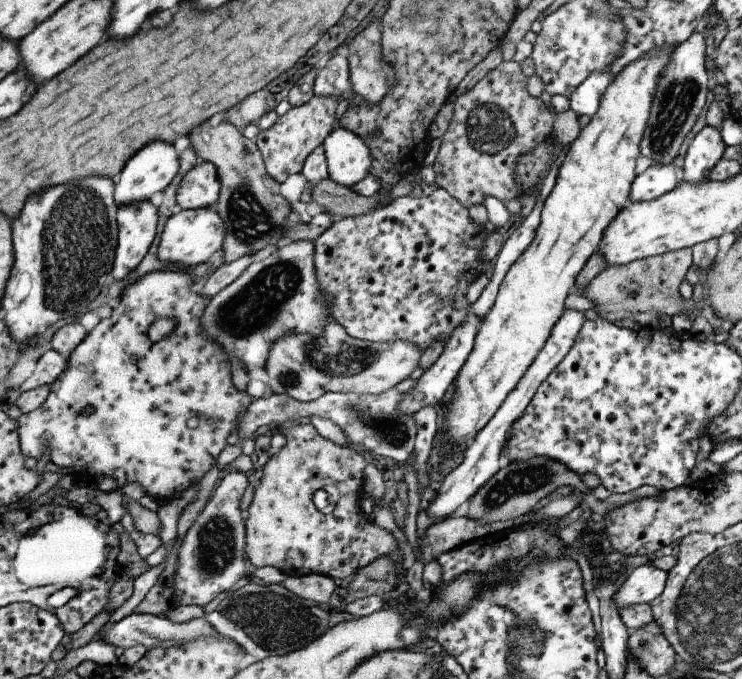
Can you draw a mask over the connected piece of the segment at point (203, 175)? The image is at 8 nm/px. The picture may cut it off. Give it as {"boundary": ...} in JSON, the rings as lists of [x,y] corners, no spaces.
{"boundary":[[[207,161],[194,163],[179,181],[174,196],[182,209],[213,207],[218,199],[220,183],[216,168]]]}

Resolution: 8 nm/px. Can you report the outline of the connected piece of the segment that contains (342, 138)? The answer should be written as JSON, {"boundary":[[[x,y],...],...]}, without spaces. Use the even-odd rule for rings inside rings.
{"boundary":[[[340,126],[320,145],[324,150],[327,174],[333,182],[350,188],[368,174],[370,150],[355,133]]]}

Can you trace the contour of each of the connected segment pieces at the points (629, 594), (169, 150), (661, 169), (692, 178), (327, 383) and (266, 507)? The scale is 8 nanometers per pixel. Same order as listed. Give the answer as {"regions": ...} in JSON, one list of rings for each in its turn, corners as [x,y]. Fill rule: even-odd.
{"regions":[[[[651,564],[640,565],[616,588],[614,603],[618,610],[622,606],[650,603],[664,589],[665,581],[666,572]]],[[[155,140],[153,144],[145,144],[145,148],[141,148],[135,156],[131,156],[125,162],[119,174],[119,182],[115,184],[115,194],[113,194],[116,206],[148,201],[153,193],[158,193],[172,182],[177,169],[178,156],[175,155],[172,144],[159,142],[159,140]]],[[[651,165],[631,183],[628,202],[650,201],[673,190],[677,184],[673,165]]],[[[705,125],[699,132],[693,136],[683,160],[683,180],[690,183],[696,183],[708,178],[708,172],[714,167],[714,164],[722,157],[725,143],[719,135],[720,129],[717,127]]],[[[338,323],[324,324],[319,336],[291,333],[275,339],[268,350],[264,370],[269,393],[286,394],[302,403],[317,400],[326,392],[372,394],[393,389],[418,366],[420,350],[410,342],[392,340],[370,343],[350,337]]],[[[288,422],[281,424],[278,432],[279,436],[283,436],[285,439],[284,445],[275,454],[271,455],[264,464],[261,478],[255,485],[251,503],[244,513],[244,533],[246,542],[244,546],[244,553],[246,554],[245,557],[248,558],[249,562],[251,562],[255,568],[273,567],[277,570],[277,573],[280,575],[280,577],[288,577],[289,575],[303,576],[311,573],[317,573],[331,577],[332,579],[339,578],[347,580],[351,573],[355,572],[361,567],[364,567],[366,564],[369,564],[371,560],[375,559],[376,557],[392,555],[392,553],[397,554],[397,541],[395,541],[395,538],[391,535],[391,533],[385,529],[375,526],[375,524],[369,520],[363,522],[363,520],[359,518],[359,514],[357,514],[357,512],[359,512],[359,500],[363,496],[363,467],[366,465],[365,461],[363,461],[362,454],[357,453],[347,445],[340,446],[326,438],[321,437],[317,431],[315,431],[311,423],[303,425],[303,423],[295,424],[295,422]],[[325,488],[337,488],[337,492],[339,492],[339,498],[337,498],[337,502],[335,502],[335,504],[331,504],[331,512],[327,512],[326,510],[323,512],[321,509],[319,509],[319,507],[317,507],[317,505],[315,505],[315,493],[320,489],[325,490]]]]}

